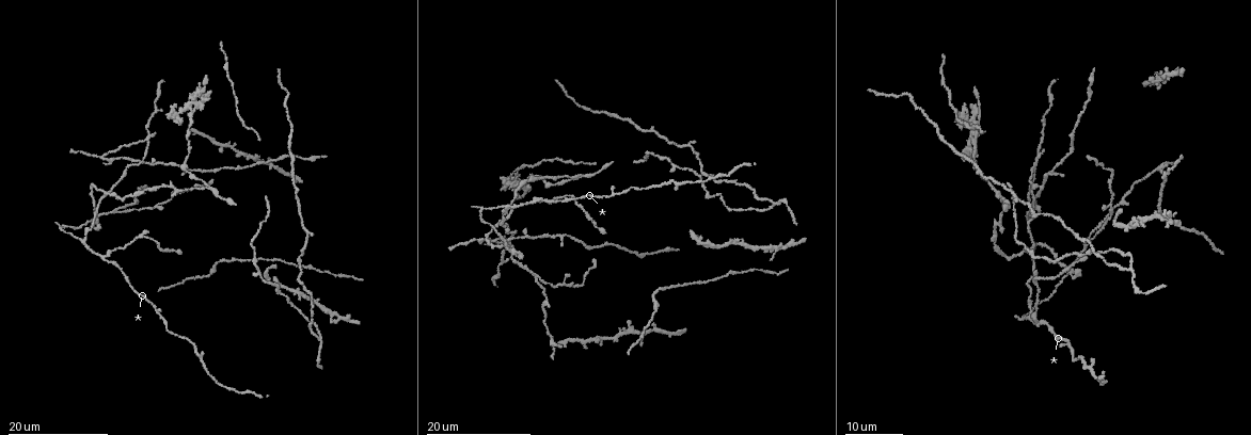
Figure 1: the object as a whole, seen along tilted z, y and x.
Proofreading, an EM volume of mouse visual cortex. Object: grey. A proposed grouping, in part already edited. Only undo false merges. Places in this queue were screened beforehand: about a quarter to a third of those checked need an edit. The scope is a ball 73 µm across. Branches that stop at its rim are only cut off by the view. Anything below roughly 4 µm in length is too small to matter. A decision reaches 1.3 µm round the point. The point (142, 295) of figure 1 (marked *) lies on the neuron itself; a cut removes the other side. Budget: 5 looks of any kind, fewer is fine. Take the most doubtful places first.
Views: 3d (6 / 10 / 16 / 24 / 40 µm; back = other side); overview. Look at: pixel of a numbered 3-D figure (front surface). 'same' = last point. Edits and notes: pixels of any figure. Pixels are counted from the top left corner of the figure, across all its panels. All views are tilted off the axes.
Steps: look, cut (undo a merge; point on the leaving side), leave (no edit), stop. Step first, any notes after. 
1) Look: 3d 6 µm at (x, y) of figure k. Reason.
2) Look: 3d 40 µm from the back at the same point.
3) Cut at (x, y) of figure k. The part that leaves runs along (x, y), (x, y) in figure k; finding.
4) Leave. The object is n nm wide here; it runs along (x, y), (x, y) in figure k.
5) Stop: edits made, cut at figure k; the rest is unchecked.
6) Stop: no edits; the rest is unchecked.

Look: 3d 24 µm at (297, 293) of figure 1. Looks like a crossing.

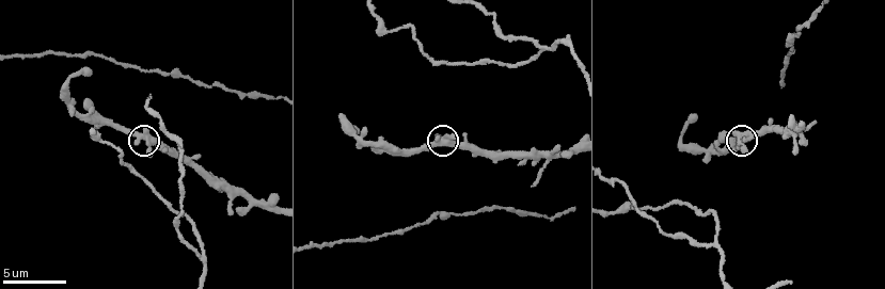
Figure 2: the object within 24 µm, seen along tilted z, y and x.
Look: 3d 10 µm at (147, 138) of figure 2. Zoom in.

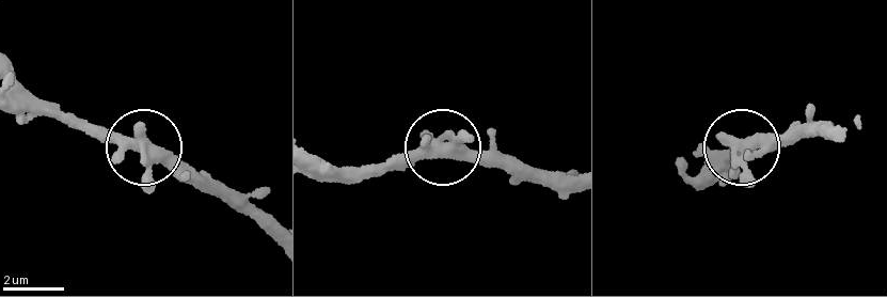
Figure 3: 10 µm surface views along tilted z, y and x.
Leave. One neuron here.

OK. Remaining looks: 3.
Look: 3d 24 µm at (1036, 322) of figure 1. Side arm on a straight run.

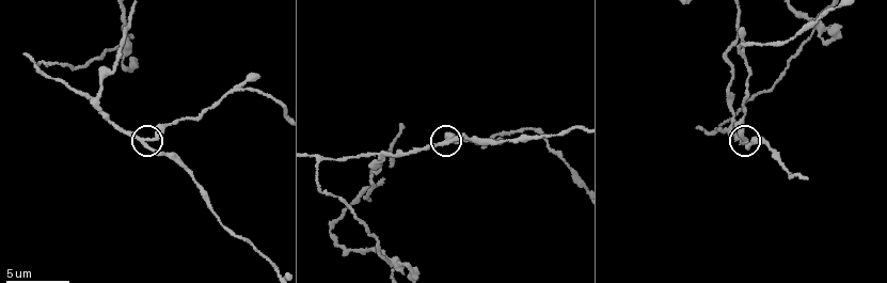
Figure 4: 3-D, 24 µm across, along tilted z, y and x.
Look: 3d 10 µm at (746, 141) of figure 4.

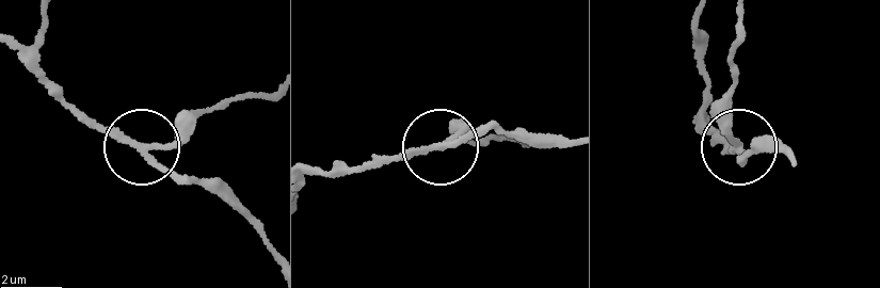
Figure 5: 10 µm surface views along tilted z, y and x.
Cut at (726, 106) of figure 5. The object is 180 nm wide here; the part that leaves runs along (735, 145), (726, 129), (742, 15) in figure 5; a second neuron is stuck on.

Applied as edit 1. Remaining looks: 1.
Look: 3d 10 µm at (126, 44) of figure 4. Four or more arms meet.

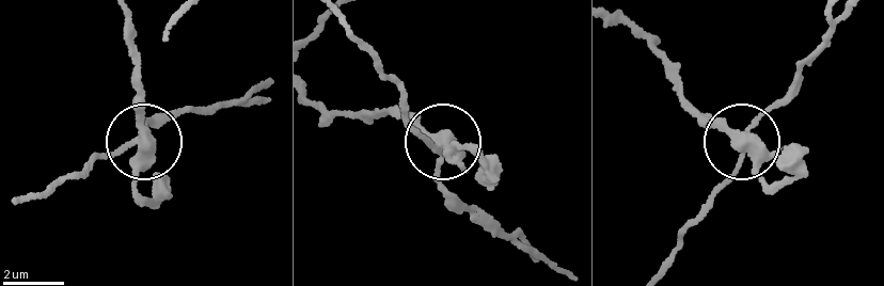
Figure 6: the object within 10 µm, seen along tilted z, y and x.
Cut at (138, 100) of figure 6. 4 arms meet here; the part that leaves runs along (142, 138), (126, 18) in figure 6; a second neuron is stuck on.

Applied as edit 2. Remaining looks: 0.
Stop: edits made, cut at figure 5, cut at figure 6; the rest is unchecked.

